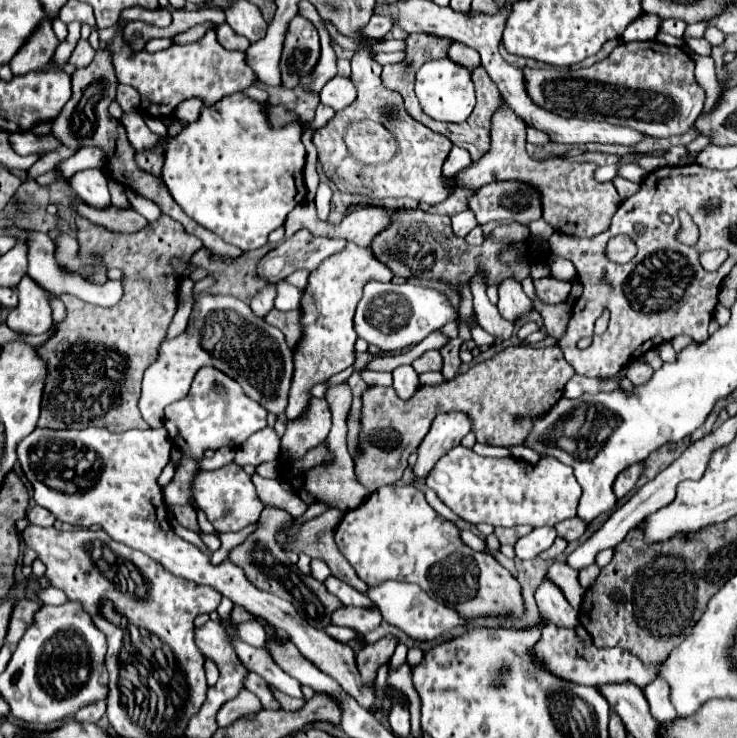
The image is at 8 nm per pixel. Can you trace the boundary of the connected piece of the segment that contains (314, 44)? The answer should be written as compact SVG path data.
M301 15L291 19L285 31L283 55L281 55L281 79L285 87L297 87L299 79L315 67L319 59L319 35L311 21Z

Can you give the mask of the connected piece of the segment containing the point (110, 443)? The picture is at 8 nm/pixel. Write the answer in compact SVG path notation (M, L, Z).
M37 427L19 443L17 455L25 477L33 485L35 503L49 509L59 521L79 527L99 525L111 539L149 555L173 575L217 589L221 595L231 599L233 605L239 605L253 617L261 617L267 623L287 631L301 655L331 675L351 697L357 699L363 709L389 715L393 707L391 699L387 695L377 695L373 685L363 683L355 665L355 653L349 645L339 643L327 633L311 627L297 615L289 601L257 589L231 561L213 565L199 547L173 533L167 515L163 513L163 507L167 507L163 503L163 491L157 485L157 477L169 463L171 447L173 443L167 439L165 427L147 431L135 429L119 435L95 427L83 431L53 431Z

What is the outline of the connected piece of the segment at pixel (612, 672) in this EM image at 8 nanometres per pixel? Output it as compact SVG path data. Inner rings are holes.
M547 625L543 629L541 641L535 647L537 655L543 659L545 667L553 673L559 675L561 679L579 683L579 685L591 685L591 687L601 687L601 685L613 685L613 683L633 683L635 687L643 689L647 683L655 681L655 677L661 671L663 663L651 663L645 665L641 659L631 655L629 651L623 651L619 647L611 649L599 649L591 641L585 641L577 635L575 627L555 627Z

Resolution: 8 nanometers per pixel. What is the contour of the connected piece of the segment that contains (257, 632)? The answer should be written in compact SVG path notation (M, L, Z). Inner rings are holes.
M257 621L239 623L239 627L237 627L237 637L243 639L245 643L253 645L253 647L263 647L265 641L267 641L267 633L265 633L263 625L257 623Z

